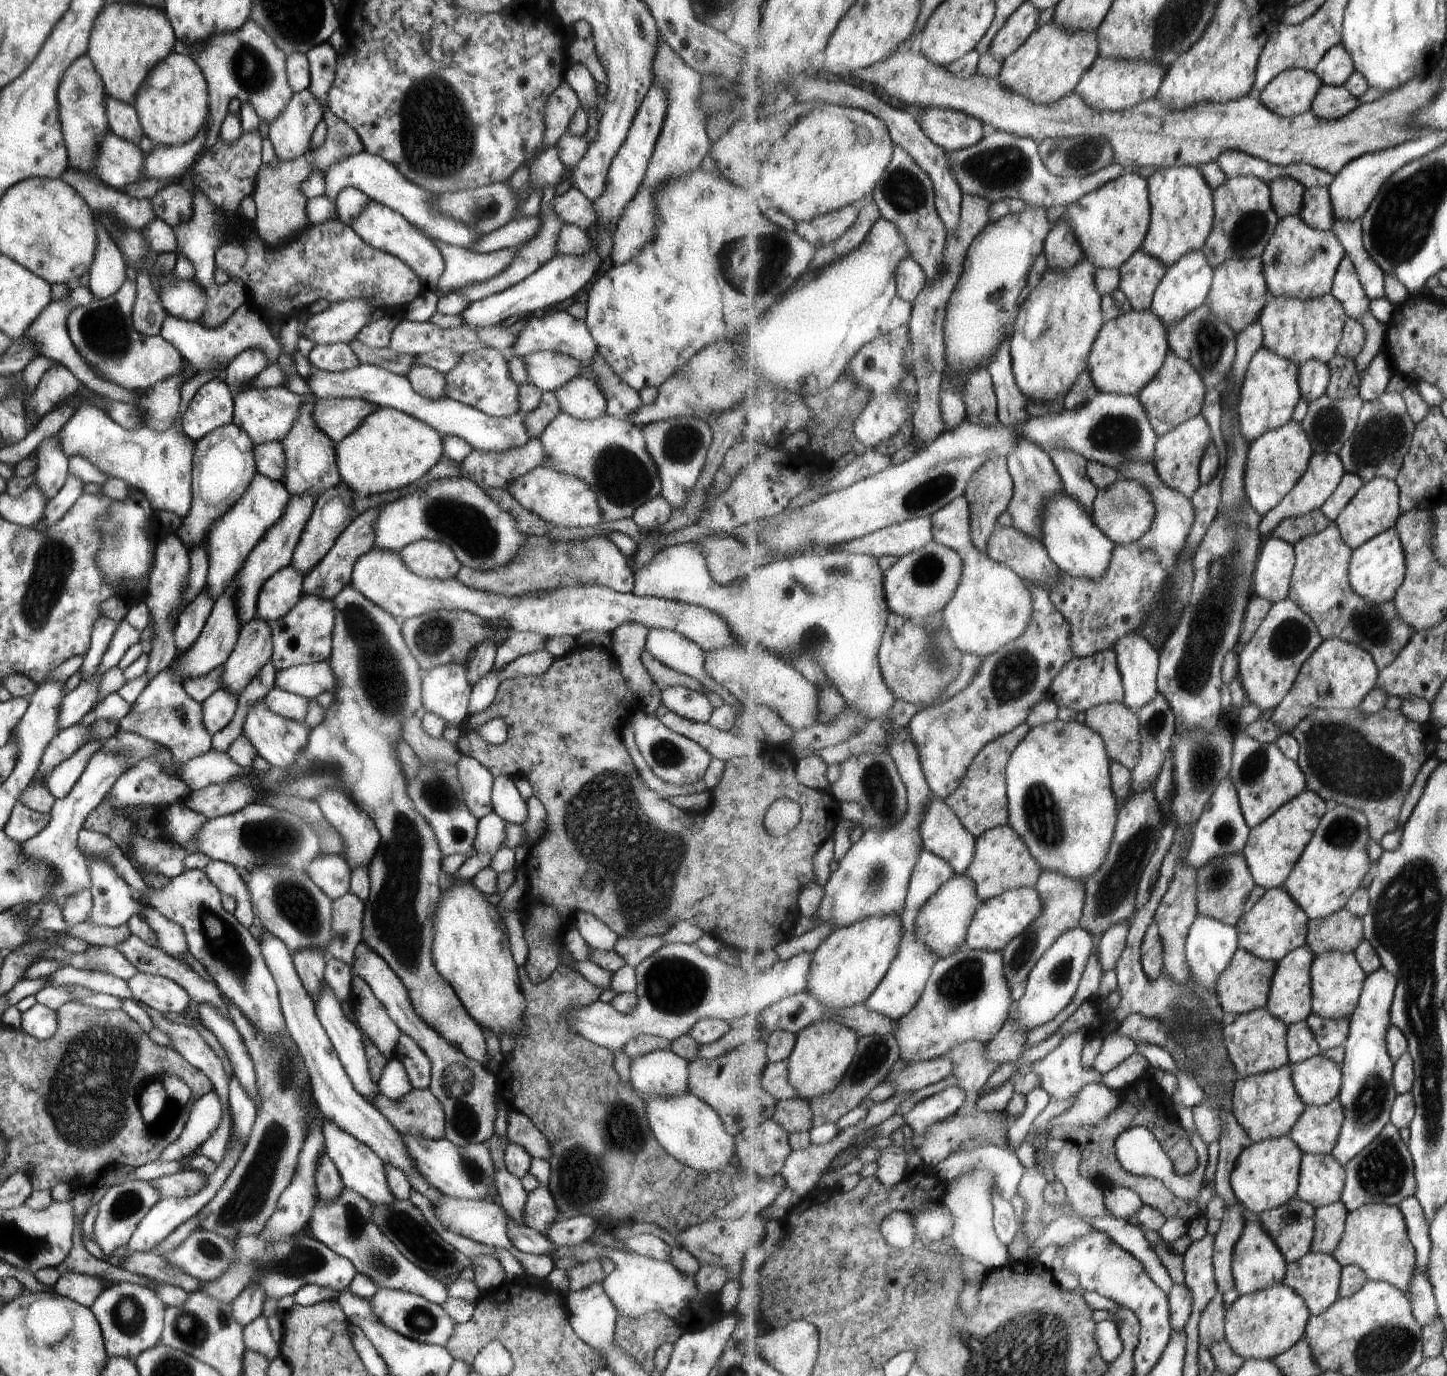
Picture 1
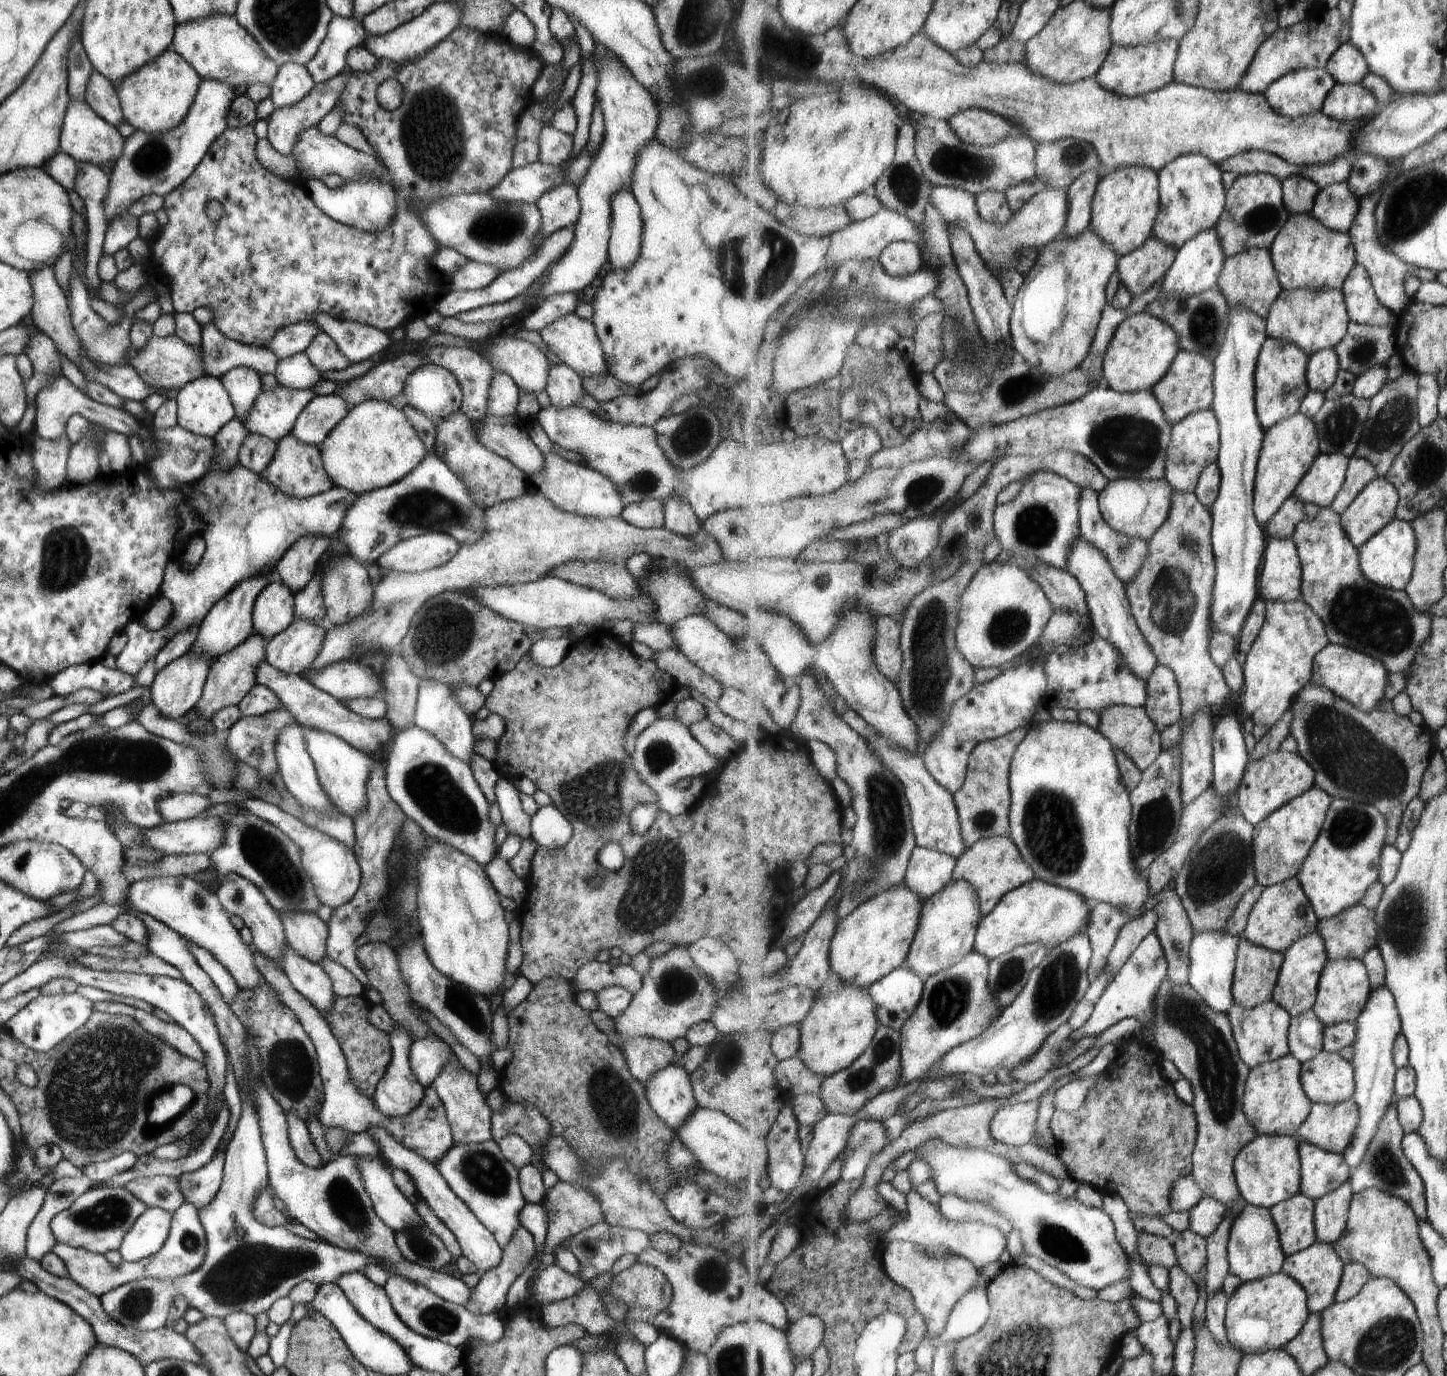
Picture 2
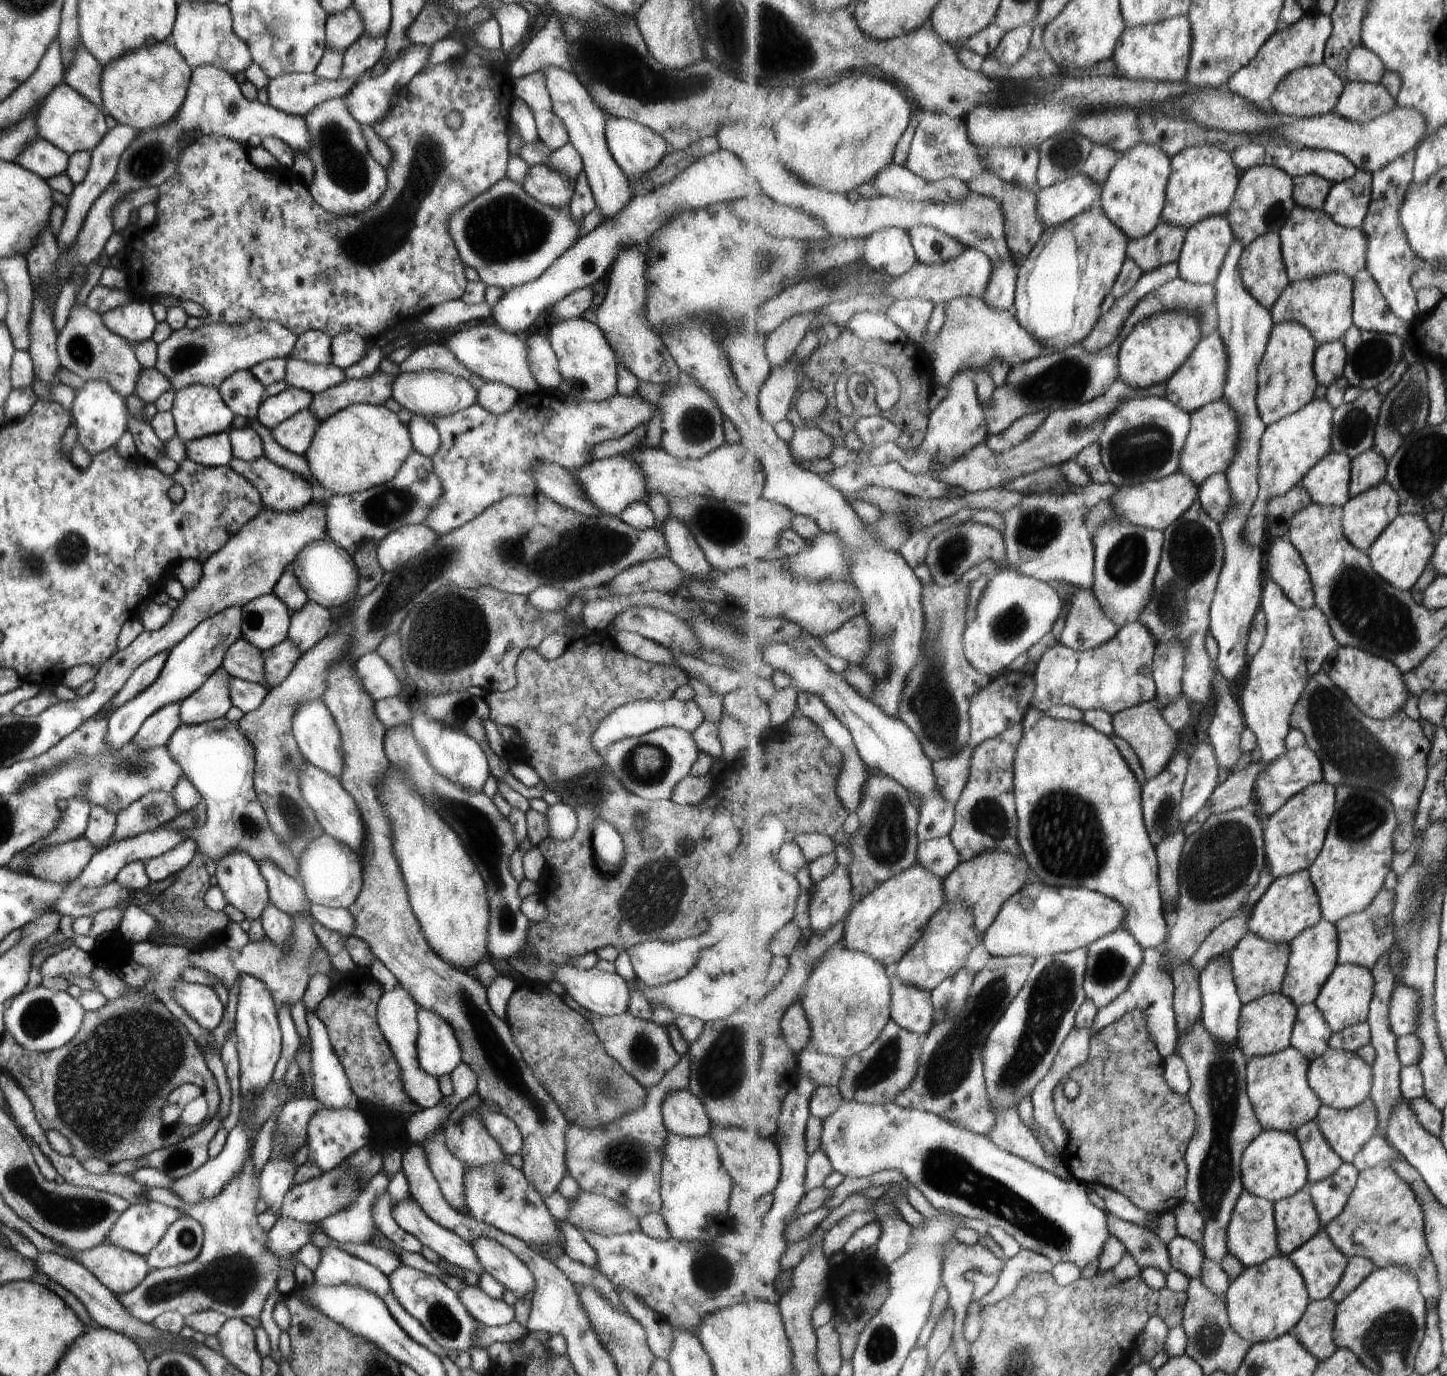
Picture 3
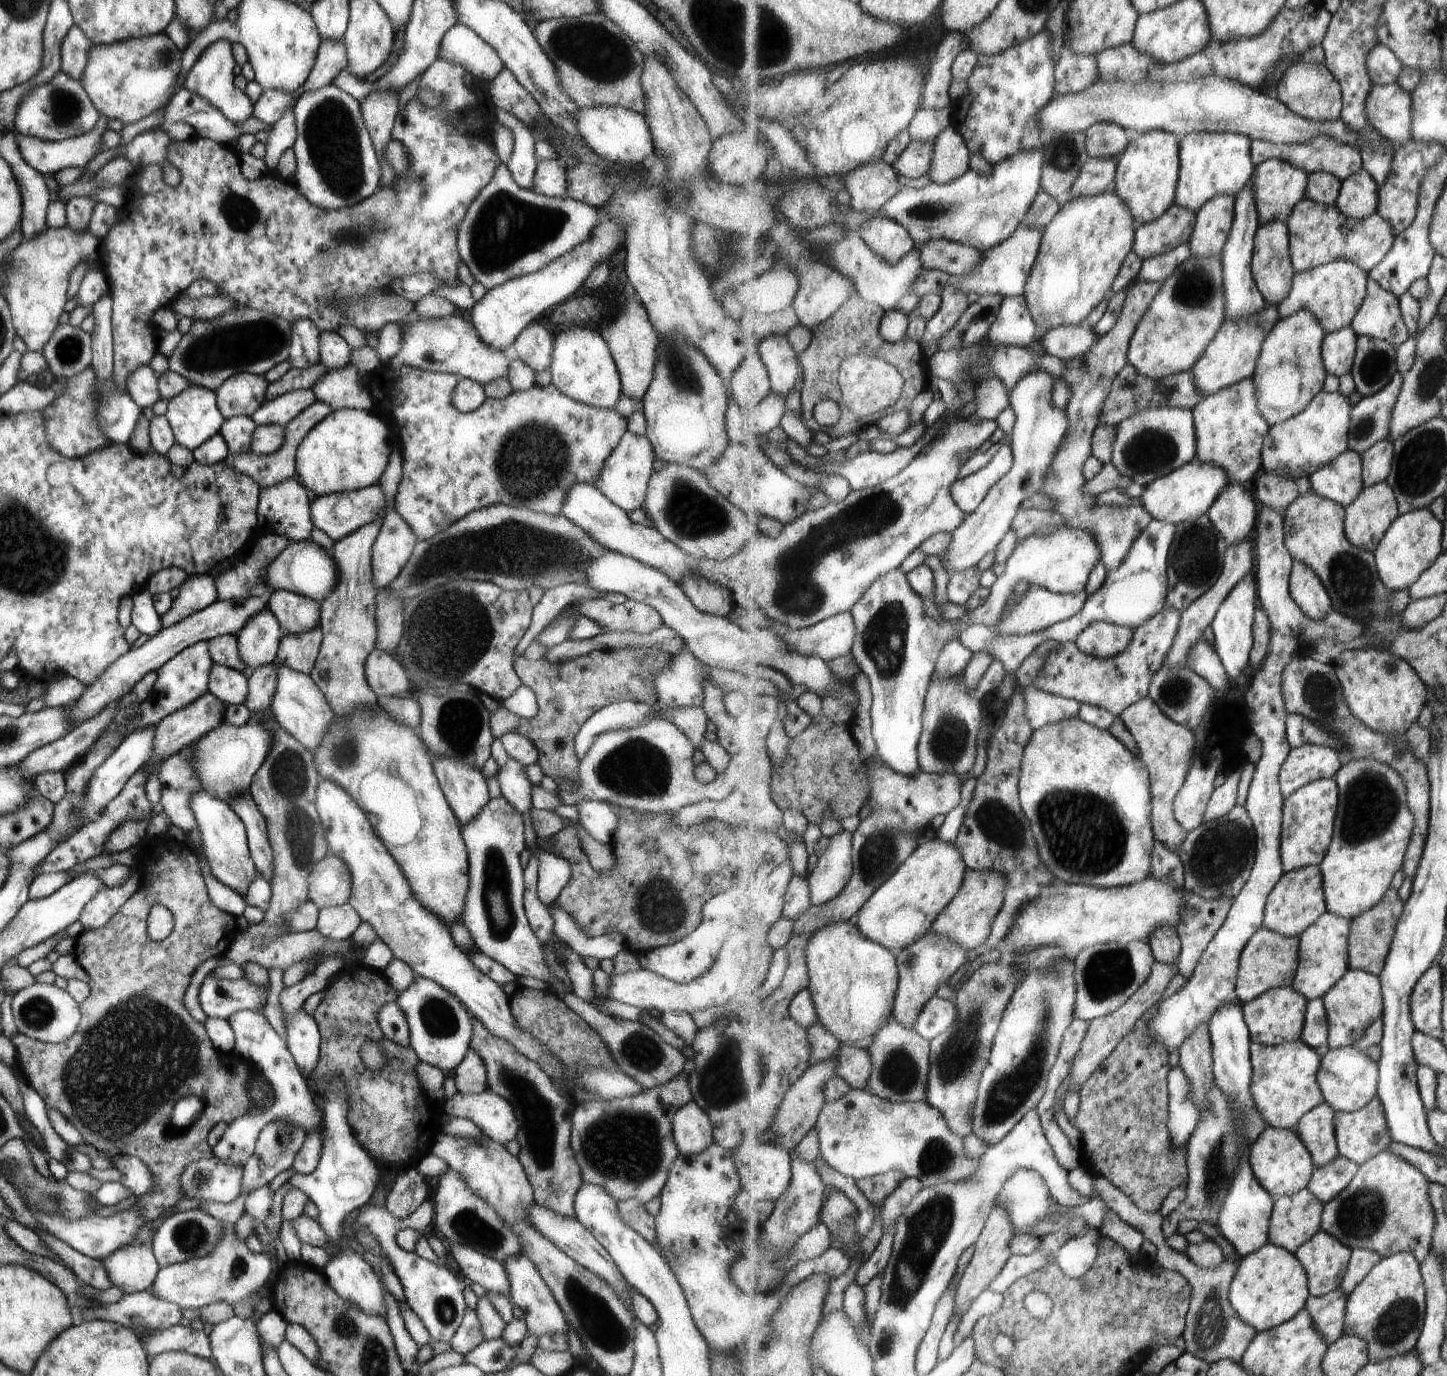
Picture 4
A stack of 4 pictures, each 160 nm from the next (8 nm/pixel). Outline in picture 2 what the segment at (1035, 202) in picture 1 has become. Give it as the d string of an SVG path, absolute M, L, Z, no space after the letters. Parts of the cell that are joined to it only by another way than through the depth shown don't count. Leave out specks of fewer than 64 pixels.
M927 116L916 125L916 135L917 158L927 180L934 186L965 189L974 196L981 192L1006 194L1008 189L1024 182L1035 183L1041 190L1047 189L1047 185L1038 180L1037 146L1029 136L1007 137L984 147L968 145L959 140L946 120Z

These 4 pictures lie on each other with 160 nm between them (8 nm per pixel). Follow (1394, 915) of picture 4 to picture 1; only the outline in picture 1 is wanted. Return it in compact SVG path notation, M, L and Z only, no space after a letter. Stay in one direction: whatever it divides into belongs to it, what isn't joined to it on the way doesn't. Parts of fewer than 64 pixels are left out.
M1343 909L1308 922L1308 941L1317 955L1343 951L1353 953L1364 938L1364 922Z

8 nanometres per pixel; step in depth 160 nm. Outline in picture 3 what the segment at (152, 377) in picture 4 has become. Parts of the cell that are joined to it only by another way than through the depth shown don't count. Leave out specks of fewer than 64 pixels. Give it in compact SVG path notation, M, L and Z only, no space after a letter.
M77 298L69 310L65 325L56 335L56 353L61 367L84 381L101 379L122 397L132 393L138 372L143 369L134 355L133 344L104 327L101 315L89 310Z

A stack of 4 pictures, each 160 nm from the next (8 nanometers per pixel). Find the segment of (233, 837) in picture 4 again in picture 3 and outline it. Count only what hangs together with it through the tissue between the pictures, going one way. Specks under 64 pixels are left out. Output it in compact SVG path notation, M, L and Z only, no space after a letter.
M232 851L216 862L216 885L227 905L240 910L248 921L259 919L268 899L268 888L258 864L245 853Z

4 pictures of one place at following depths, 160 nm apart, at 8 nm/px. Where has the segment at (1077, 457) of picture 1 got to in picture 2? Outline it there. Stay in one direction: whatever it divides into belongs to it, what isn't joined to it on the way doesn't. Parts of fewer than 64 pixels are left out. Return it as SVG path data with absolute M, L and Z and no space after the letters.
M1080 487L1080 529L1083 536L1092 542L1112 562L1117 576L1124 582L1125 586L1136 577L1141 570L1142 560L1148 555L1148 541L1143 539L1126 537L1113 530L1102 515L1098 492L1087 487Z

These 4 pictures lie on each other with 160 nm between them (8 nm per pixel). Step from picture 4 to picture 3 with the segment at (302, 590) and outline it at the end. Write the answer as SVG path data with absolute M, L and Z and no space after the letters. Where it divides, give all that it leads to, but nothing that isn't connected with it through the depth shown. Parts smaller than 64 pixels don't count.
M327 537L307 543L294 556L289 569L294 572L294 577L305 591L308 600L329 610L337 609L354 598L358 578L362 575L354 565L351 555Z

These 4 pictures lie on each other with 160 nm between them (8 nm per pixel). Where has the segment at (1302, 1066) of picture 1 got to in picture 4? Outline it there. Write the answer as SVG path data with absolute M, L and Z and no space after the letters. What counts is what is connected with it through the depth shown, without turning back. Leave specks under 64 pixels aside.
M1356 1046L1340 1049L1330 1049L1323 1056L1323 1065L1317 1073L1317 1082L1323 1091L1325 1100L1336 1111L1352 1113L1367 1106L1378 1096L1380 1085L1380 1063L1373 1060L1366 1051L1359 1050Z

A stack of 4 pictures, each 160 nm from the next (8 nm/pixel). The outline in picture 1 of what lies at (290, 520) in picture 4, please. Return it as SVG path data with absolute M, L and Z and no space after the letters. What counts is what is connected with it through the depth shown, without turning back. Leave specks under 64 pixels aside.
M301 395L301 404L297 416L282 438L281 444L284 450L286 467L284 475L279 481L290 495L309 493L315 498L328 488L341 484L338 468L335 462L334 443L323 434L313 422L312 411L316 403L315 395Z

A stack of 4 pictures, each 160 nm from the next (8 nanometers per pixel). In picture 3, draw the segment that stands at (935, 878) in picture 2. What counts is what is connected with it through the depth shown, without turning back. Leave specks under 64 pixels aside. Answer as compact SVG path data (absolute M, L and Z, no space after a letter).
M950 836L920 841L916 857L919 865L927 867L942 879L946 879L962 863L960 851Z

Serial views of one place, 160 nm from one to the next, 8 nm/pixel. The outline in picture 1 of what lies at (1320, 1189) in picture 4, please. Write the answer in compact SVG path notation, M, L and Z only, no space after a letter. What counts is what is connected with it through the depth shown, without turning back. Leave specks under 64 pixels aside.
M1343 1201L1316 1209L1316 1228L1312 1250L1332 1255L1344 1236L1348 1216L1348 1208Z

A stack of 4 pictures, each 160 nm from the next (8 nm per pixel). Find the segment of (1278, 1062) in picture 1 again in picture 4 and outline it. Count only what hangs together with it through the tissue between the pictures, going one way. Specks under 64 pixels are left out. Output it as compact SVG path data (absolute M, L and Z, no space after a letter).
M1277 987L1262 994L1257 1000L1243 1004L1244 1017L1250 1028L1252 1040L1265 1046L1276 1047L1300 1039L1308 1002L1308 998L1293 987Z

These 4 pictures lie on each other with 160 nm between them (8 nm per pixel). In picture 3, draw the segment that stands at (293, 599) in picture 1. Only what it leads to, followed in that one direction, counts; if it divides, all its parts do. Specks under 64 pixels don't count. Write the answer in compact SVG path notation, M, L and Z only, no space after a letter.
M271 591L252 598L240 609L241 637L260 652L281 642L288 635L289 610Z

